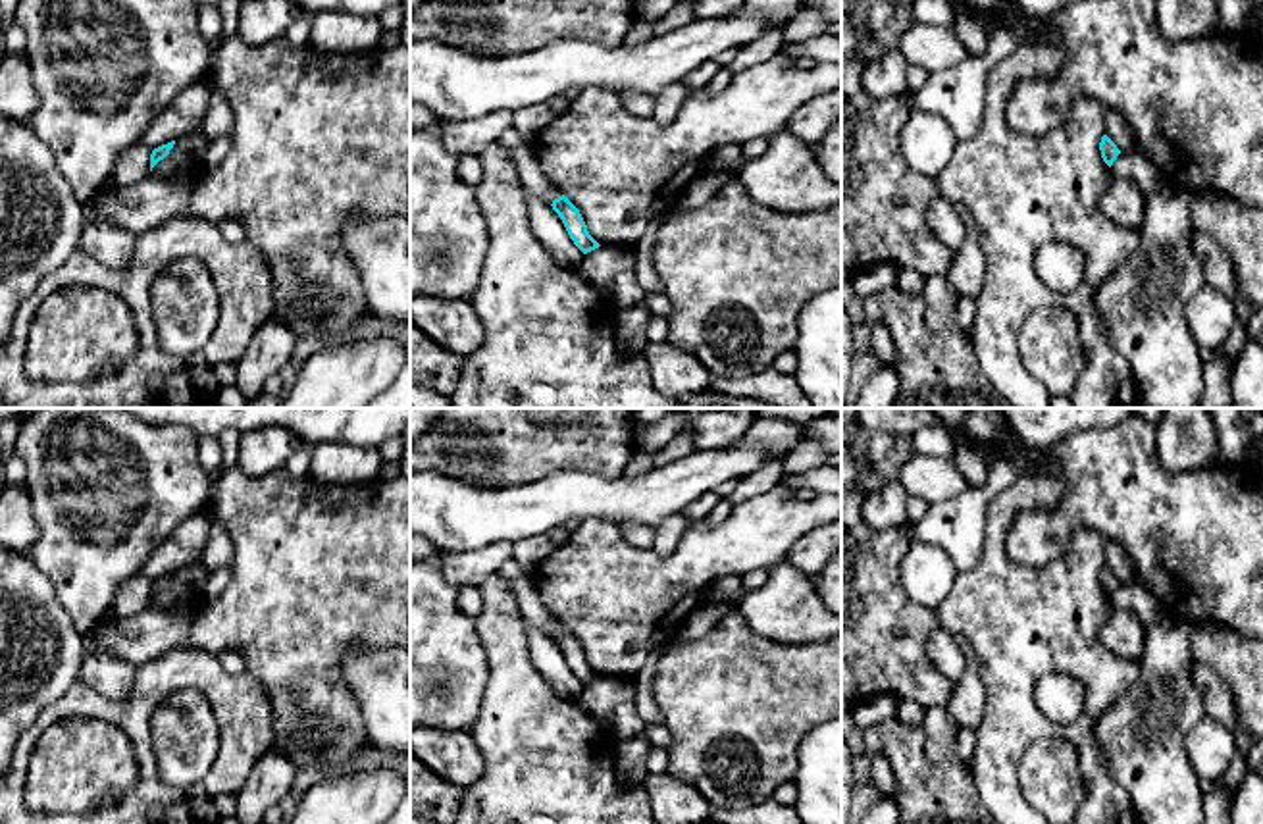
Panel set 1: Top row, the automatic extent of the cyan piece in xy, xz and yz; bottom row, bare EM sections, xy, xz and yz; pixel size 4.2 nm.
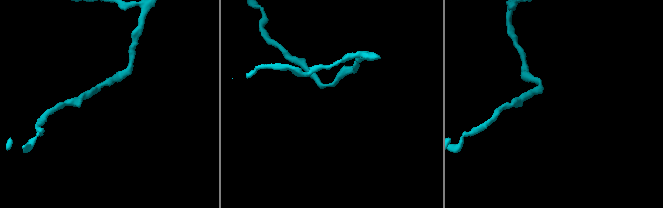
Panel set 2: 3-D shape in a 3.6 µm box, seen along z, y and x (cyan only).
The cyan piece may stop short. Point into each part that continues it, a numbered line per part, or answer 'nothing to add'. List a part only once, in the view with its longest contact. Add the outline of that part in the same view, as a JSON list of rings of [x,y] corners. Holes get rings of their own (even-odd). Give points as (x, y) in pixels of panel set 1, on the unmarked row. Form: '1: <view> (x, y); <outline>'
nothing to add

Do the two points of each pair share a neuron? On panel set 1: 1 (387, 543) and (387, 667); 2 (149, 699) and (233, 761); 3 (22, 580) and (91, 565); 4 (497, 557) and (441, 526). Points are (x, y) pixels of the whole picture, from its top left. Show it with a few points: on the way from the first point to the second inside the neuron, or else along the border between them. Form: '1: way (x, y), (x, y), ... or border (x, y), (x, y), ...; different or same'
1: border (389, 647), (355, 645), (343, 661); different
2: way (181, 680), (203, 680), (233, 711), (233, 728); same
3: border (25, 553), (47, 576), (58, 603), (68, 613); different
4: border (513, 541), (493, 541), (443, 553); different

